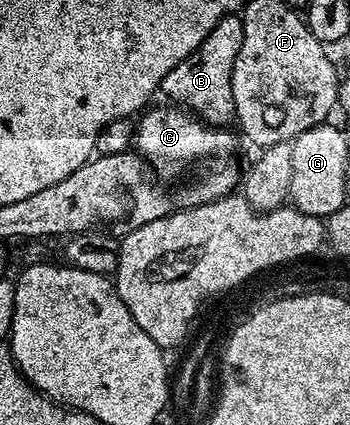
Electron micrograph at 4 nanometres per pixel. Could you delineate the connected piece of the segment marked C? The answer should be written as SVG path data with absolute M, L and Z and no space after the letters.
M178 105L166 106L152 106L138 116L133 147L144 159L160 165L159 163L191 163L194 159L214 161L234 156L231 155L235 151L234 130L208 127L188 110Z

